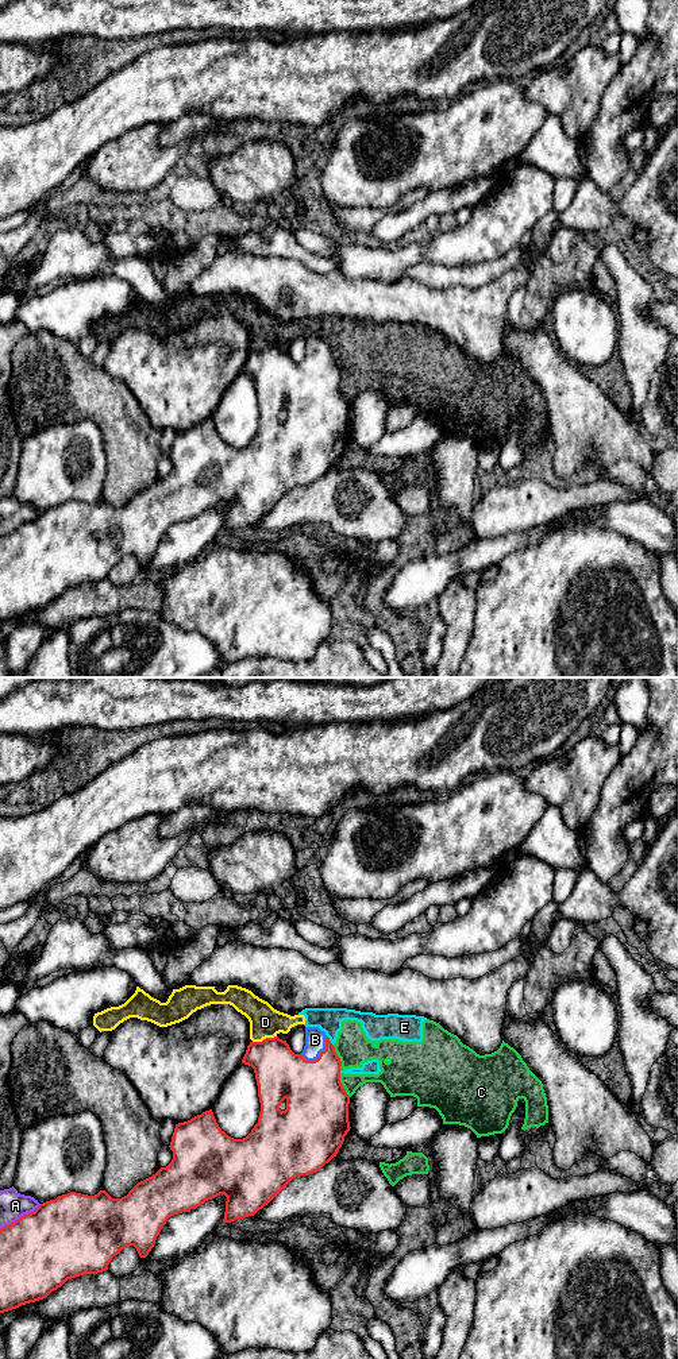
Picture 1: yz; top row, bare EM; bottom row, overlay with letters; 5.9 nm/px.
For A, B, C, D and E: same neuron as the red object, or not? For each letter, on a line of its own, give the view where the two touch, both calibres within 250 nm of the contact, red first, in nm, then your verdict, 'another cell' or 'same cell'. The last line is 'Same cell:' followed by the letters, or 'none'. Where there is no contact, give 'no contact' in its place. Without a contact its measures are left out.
A: meets red in yz; 460 nm thick on the red side, 160 nm on the other; another cell
B: meets red in yz; 360 nm thick on the red side, 130 nm on the other; same cell
C: meets red in yz; 340 nm thick on the red side, 200 nm on the other; another cell
D: meets red in yz; 300 nm thick on the red side, 190 nm on the other; another cell
E: meets red in yz; 260 nm thick on the red side, 140 nm on the other; another cell
Same cell: B

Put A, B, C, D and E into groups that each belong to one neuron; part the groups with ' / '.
A / B / C D E

